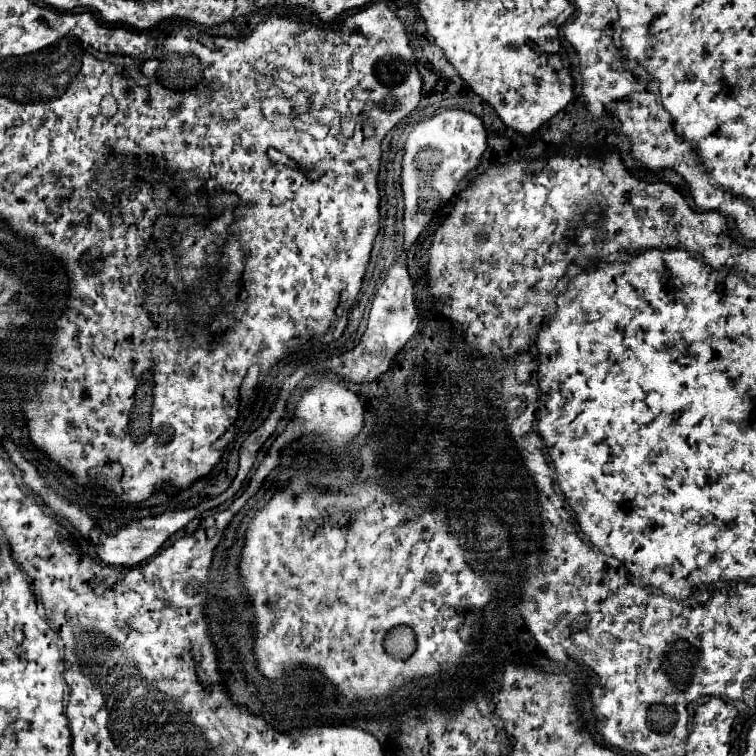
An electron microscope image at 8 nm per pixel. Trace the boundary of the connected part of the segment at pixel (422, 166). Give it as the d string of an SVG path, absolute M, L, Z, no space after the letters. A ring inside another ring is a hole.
M445 110L419 122L407 138L403 158L403 194L405 194L405 252L429 224L433 214L443 208L457 190L457 184L479 164L487 148L487 132L479 116L465 110ZM425 206L439 206L429 210Z

